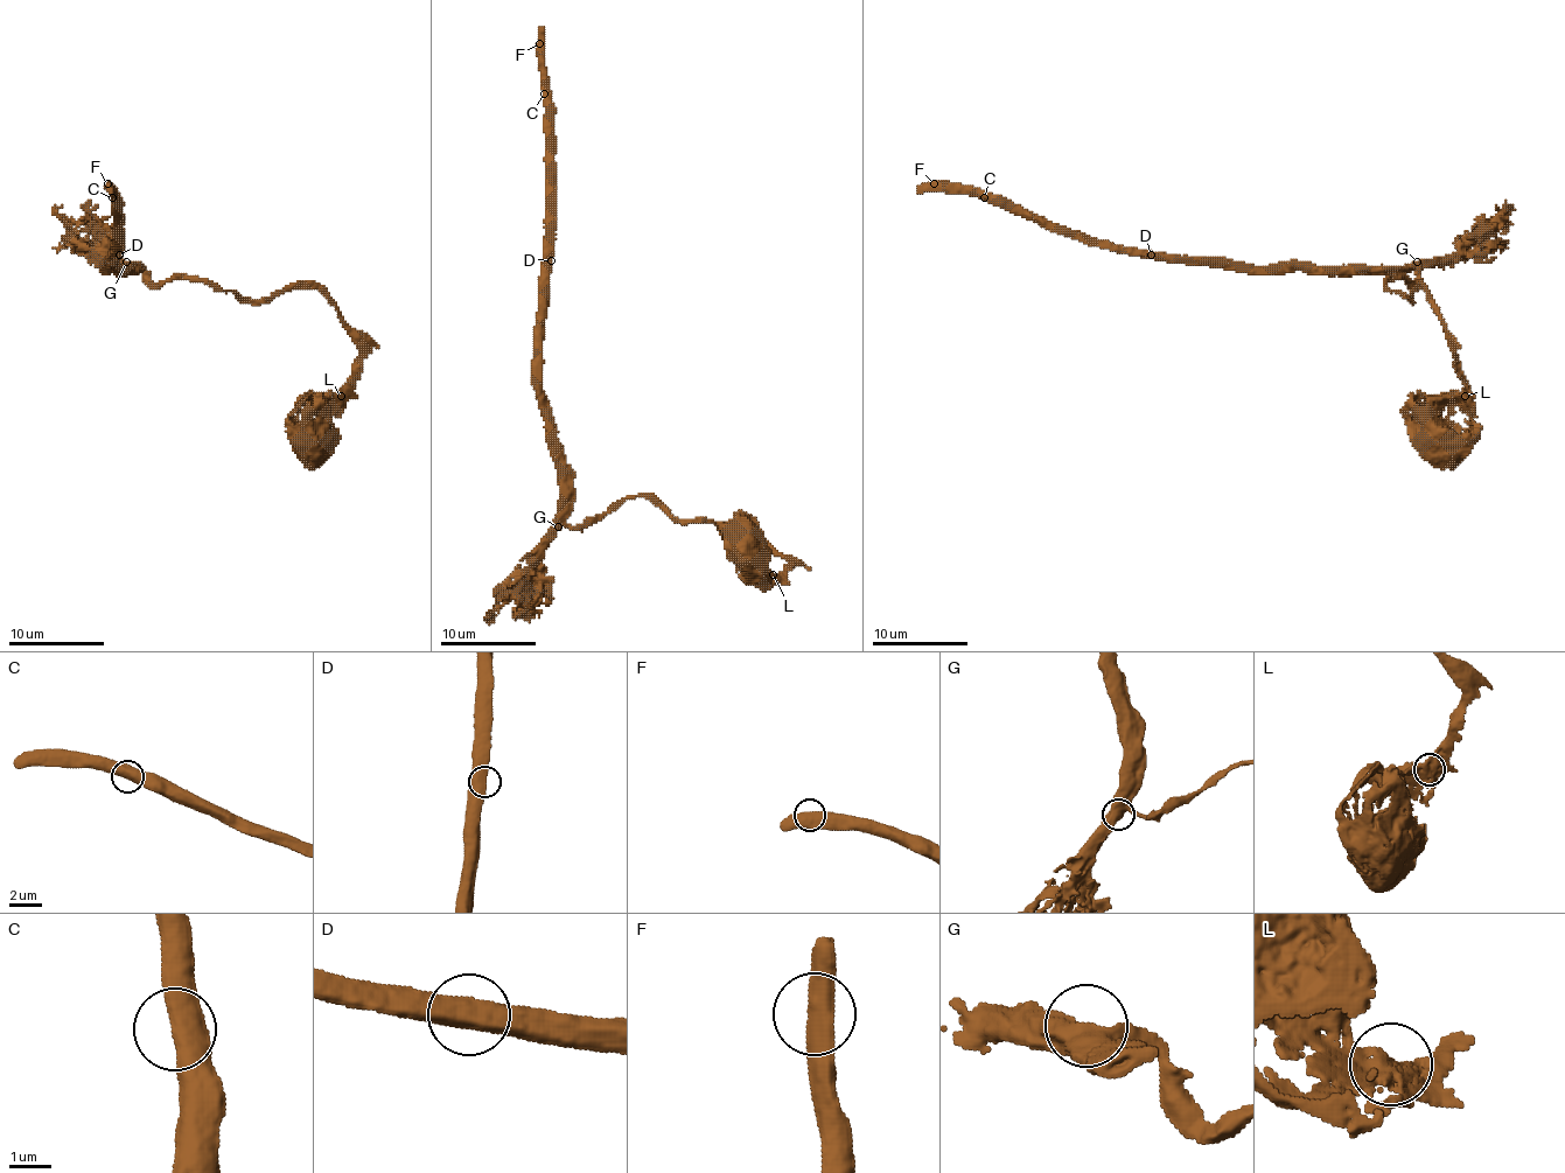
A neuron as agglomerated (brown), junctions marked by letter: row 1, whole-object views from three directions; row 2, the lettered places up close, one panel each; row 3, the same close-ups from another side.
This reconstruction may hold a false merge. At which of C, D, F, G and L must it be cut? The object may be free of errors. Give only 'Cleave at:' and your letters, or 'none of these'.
Cleave at: none of these

